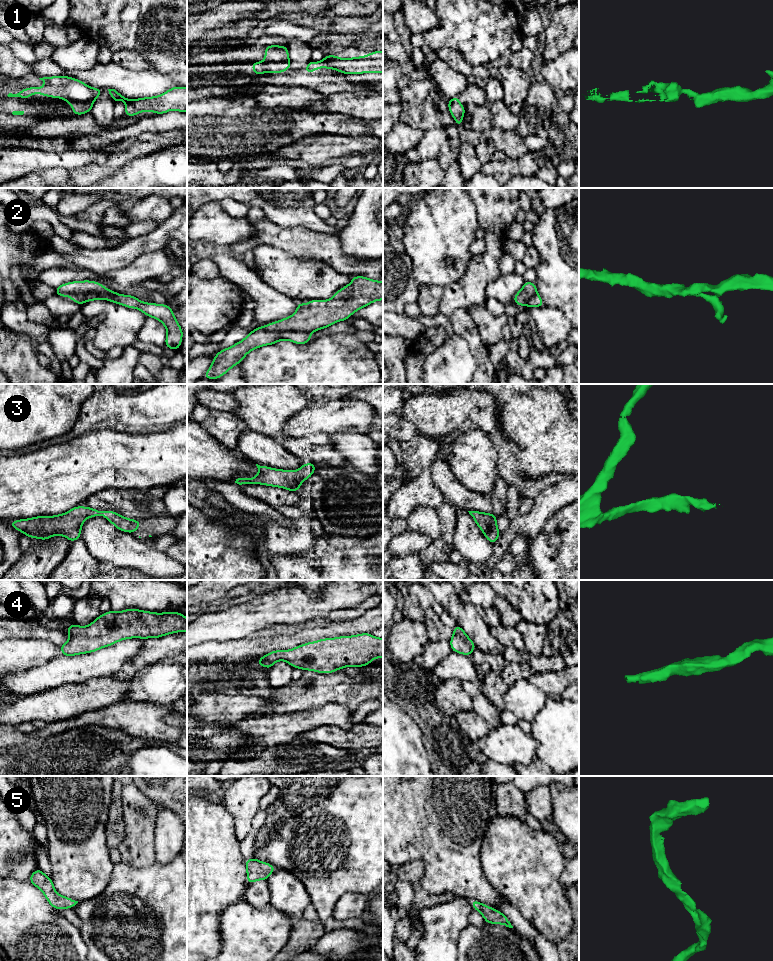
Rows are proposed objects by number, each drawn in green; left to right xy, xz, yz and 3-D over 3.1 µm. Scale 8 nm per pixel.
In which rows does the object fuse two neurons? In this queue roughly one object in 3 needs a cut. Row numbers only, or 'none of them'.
1

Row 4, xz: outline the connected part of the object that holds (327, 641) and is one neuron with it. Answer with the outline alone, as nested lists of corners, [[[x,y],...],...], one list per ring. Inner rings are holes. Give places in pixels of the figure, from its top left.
[[[362,633],[320,639],[291,650],[275,650],[256,661],[268,671],[275,662],[283,660],[293,668],[328,674],[348,666],[368,666],[372,659],[382,657],[383,638]]]

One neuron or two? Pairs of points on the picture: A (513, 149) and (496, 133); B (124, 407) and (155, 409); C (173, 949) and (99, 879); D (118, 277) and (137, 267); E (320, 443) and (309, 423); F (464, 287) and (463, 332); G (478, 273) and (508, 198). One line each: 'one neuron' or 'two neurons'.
A: one neuron
B: one neuron
C: two neurons
D: one neuron
E: two neurons
F: two neurons
G: one neuron

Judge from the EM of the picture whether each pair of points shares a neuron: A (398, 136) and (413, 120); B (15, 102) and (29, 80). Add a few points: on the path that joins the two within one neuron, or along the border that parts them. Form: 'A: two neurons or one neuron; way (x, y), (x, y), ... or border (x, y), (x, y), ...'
A: two neurons; border (400, 119), (410, 126), (417, 128)
B: one neuron; way (20, 97), (29, 88), (29, 85)

